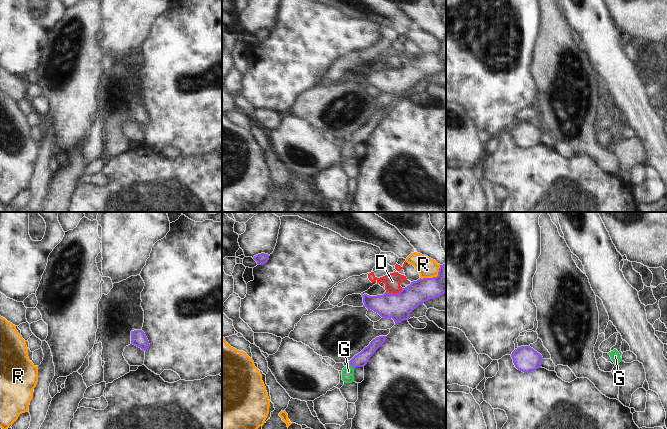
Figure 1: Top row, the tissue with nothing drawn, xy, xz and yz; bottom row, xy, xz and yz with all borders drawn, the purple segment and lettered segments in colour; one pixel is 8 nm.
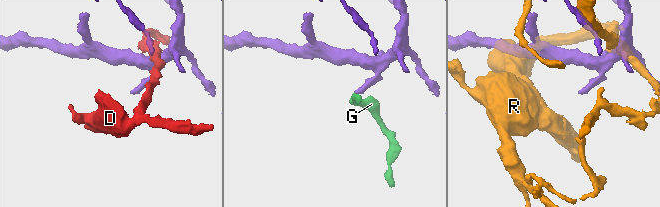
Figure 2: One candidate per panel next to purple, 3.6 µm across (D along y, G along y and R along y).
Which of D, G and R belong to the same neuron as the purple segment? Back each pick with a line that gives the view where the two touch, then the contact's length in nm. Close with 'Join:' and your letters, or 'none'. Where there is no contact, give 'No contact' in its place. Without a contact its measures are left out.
G: Touches purple in xz. Shared border 60 nm
Join: G.

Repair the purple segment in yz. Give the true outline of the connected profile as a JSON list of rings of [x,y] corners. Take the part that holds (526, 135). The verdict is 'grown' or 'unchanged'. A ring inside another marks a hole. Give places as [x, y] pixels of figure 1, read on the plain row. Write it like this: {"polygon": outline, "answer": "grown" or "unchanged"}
{"polygon": [[[530,122],[518,123],[512,128],[511,133],[515,143],[524,149],[541,144],[543,136],[542,131]]], "answer": "unchanged"}

